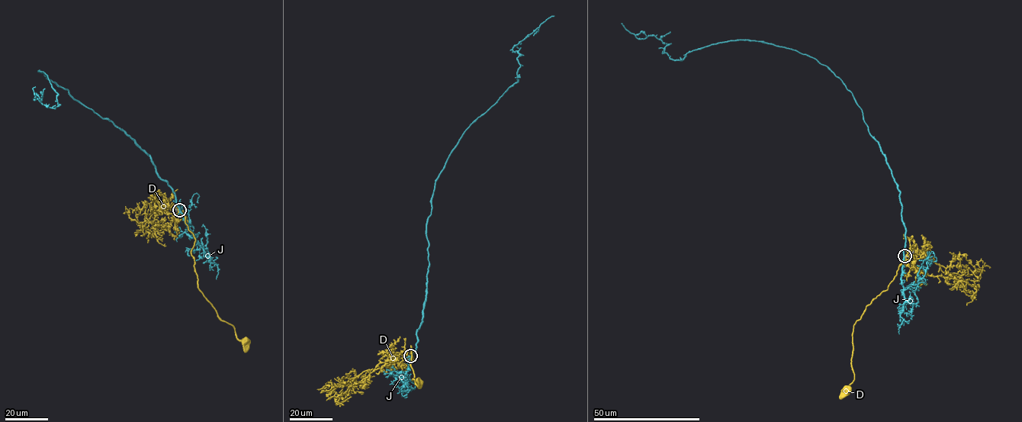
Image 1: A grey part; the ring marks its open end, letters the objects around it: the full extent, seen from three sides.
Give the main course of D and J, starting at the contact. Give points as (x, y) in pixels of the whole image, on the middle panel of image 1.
D: (409, 358), (406, 360), (415, 360), (410, 353), (412, 346), (412, 379), (419, 383)
J: (410, 356), (427, 293), (425, 233), (436, 178), (470, 124), (518, 82), (519, 54), (512, 48), (554, 16)

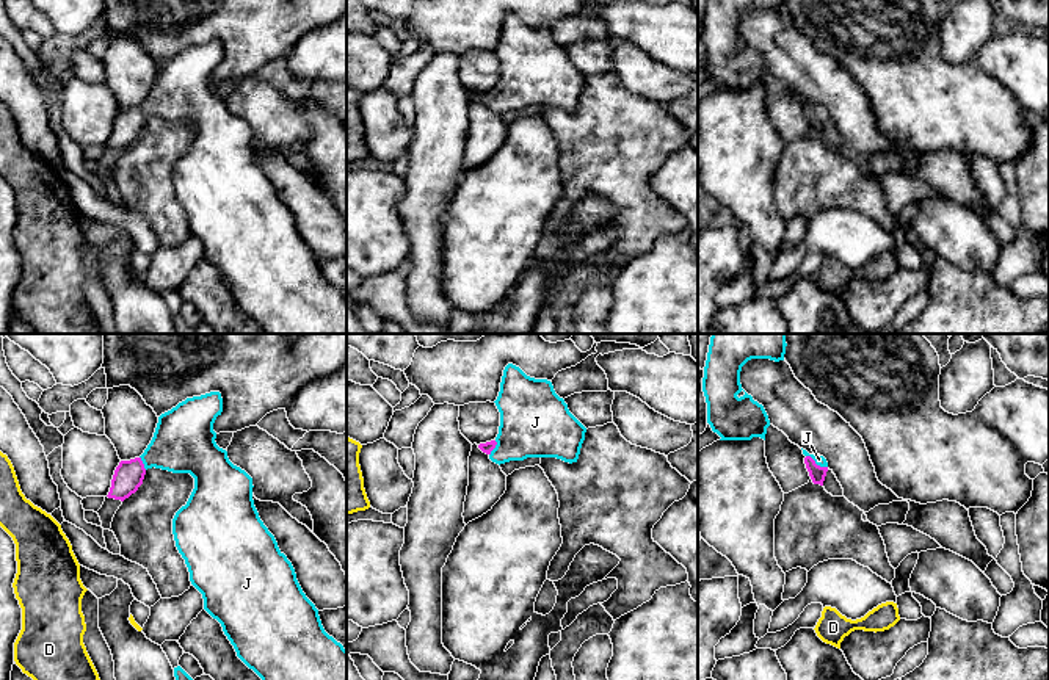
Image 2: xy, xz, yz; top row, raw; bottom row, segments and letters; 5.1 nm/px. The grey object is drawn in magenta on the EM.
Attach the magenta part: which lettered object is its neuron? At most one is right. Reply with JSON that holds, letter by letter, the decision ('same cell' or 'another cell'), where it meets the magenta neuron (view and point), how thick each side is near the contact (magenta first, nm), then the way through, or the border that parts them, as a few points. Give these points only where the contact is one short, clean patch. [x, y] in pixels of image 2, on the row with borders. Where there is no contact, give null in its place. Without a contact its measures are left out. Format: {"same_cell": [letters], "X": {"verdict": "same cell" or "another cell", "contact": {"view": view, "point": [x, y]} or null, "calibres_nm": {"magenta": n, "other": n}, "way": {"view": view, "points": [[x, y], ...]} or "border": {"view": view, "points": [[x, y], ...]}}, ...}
{"same_cell": ["J"], "D": {"verdict": "another cell", "contact": null}, "J": {"verdict": "same cell", "contact": {"view": "yz", "point": [816, 464]}, "calibres_nm": {"magenta": 90, "other": 50}, "way": {"view": "yz", "points": [[817, 473], [816, 464], [819, 459]]}}}

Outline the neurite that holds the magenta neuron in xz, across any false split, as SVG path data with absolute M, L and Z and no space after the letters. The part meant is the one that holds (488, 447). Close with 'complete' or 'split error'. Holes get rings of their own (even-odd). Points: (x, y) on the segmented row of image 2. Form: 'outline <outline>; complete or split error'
outline M508 364L494 401L500 412L499 434L478 448L495 464L527 458L577 462L586 428L569 412L550 381L527 376Z; split error

